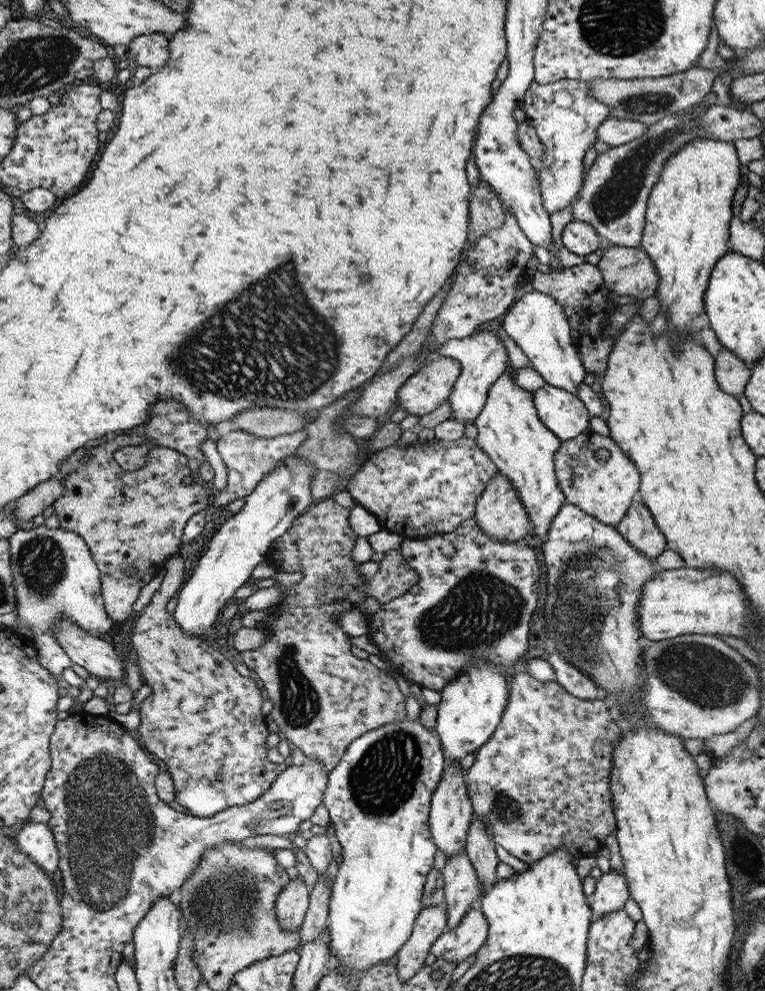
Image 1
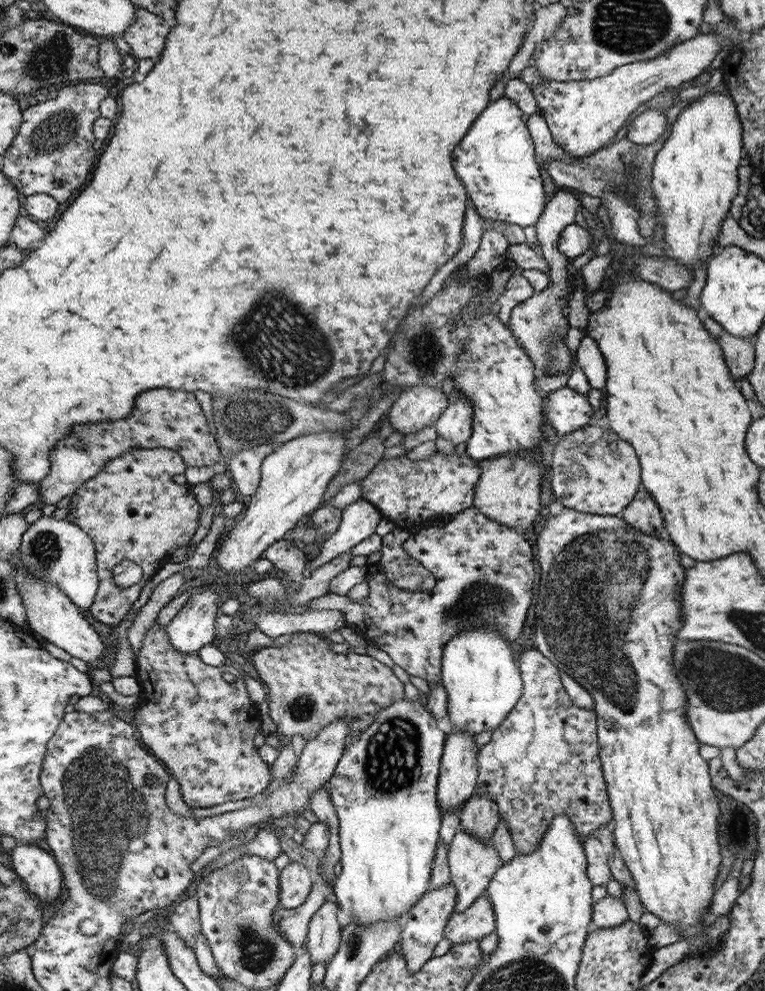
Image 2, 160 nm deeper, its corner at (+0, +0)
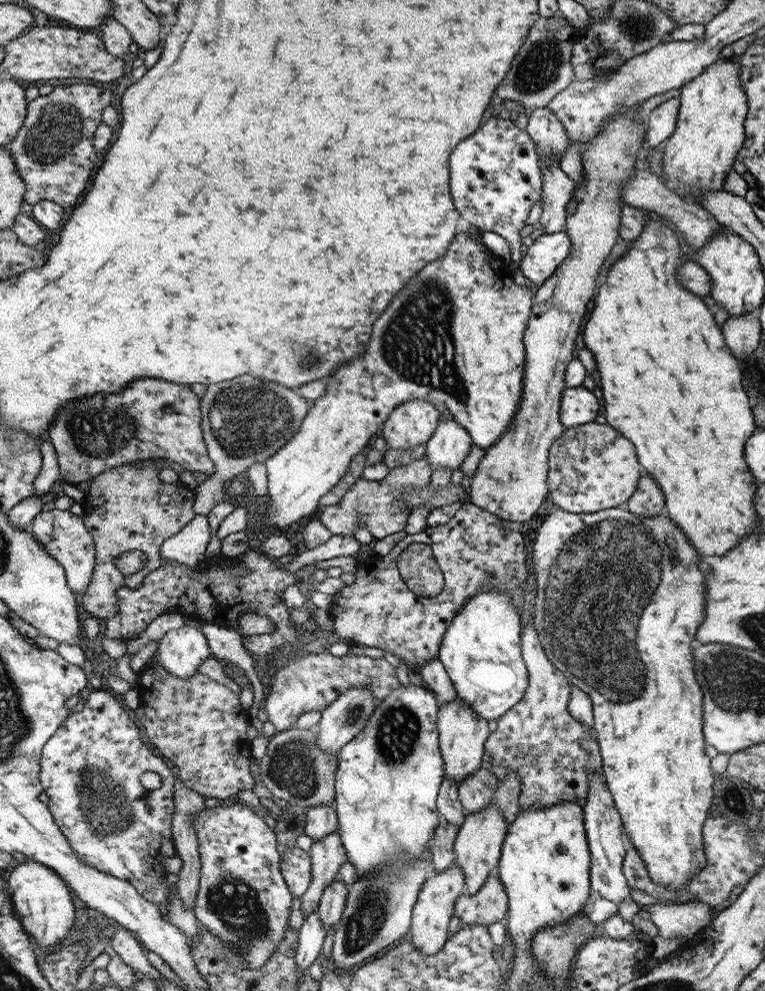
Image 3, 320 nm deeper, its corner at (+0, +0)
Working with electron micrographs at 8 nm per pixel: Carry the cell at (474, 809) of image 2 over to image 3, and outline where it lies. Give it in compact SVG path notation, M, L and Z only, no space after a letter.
M481 767L476 774L470 774L457 786L458 798L468 815L492 806L498 789L499 779L492 774L492 770Z

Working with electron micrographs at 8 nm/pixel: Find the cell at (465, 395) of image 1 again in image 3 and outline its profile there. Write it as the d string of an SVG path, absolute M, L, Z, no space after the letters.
M442 419L432 437L426 442L425 457L429 467L456 470L470 454L470 435L456 420Z

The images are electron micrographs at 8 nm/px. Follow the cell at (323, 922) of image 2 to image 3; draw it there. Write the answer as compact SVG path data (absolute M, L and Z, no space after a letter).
M340 875L336 876L336 880L332 881L322 893L322 898L318 906L318 916L328 930L331 926L335 926L342 919L343 911L347 902L347 890L345 883L340 880Z

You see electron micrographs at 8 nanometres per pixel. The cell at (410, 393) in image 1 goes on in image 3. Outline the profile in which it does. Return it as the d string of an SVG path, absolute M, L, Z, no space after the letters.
M408 400L390 414L382 437L389 448L408 449L426 443L442 420L442 415L429 400Z

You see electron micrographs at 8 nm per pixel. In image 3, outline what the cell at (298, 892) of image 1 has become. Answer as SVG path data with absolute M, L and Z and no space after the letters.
M294 847L286 849L283 854L283 877L292 890L294 898L301 898L310 886L311 856L302 848Z

